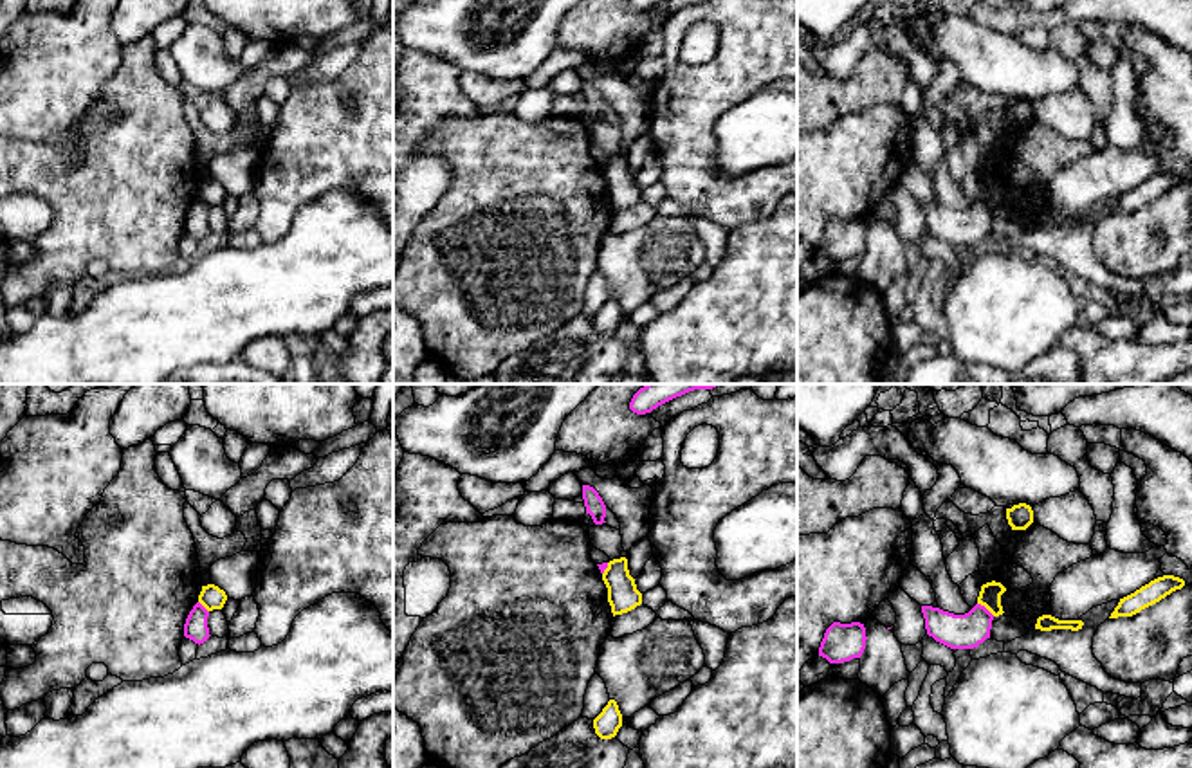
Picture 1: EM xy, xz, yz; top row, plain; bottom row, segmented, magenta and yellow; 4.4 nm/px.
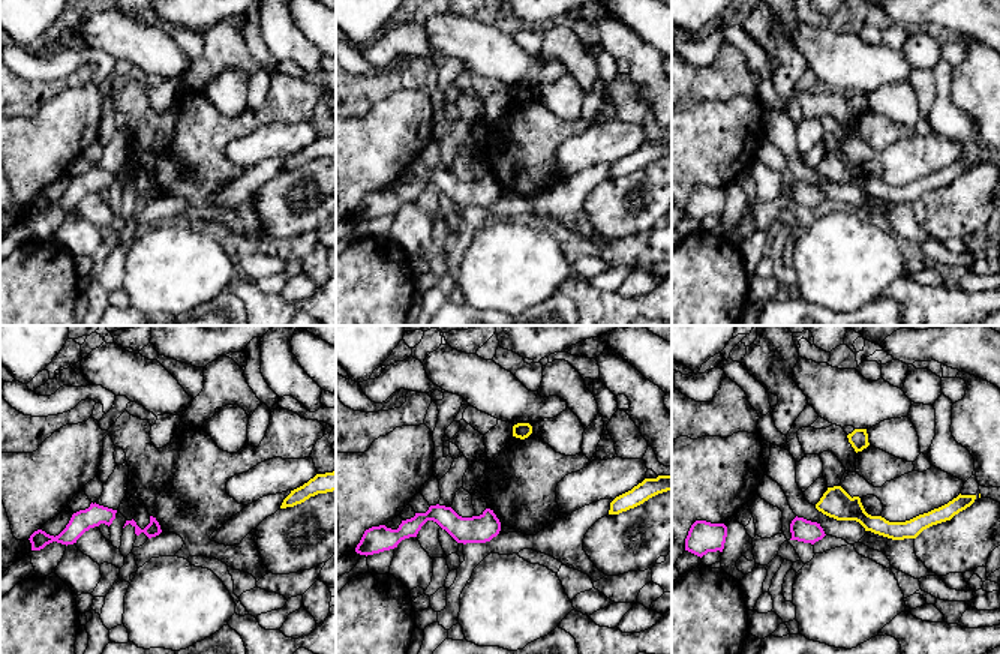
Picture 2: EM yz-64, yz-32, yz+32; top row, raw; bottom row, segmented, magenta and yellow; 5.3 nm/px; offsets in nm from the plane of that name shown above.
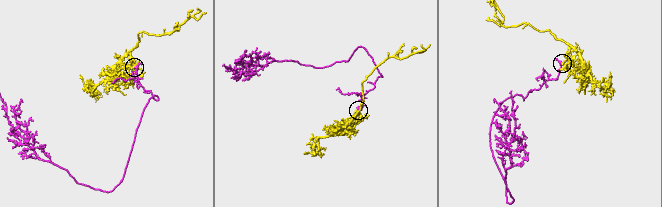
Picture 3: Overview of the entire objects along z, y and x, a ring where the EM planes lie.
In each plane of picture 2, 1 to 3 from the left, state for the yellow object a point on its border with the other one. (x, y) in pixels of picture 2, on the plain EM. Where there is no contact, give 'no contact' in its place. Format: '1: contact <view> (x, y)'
1: no contact
2: no contact
3: no contact

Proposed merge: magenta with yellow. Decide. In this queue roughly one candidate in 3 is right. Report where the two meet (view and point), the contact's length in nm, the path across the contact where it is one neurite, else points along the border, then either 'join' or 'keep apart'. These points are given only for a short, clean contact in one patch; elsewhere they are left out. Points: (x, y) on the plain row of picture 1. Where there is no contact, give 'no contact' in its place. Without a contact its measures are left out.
contact yz (985, 204); length 100 nm; border yz (978, 199), (994, 211); keep apart

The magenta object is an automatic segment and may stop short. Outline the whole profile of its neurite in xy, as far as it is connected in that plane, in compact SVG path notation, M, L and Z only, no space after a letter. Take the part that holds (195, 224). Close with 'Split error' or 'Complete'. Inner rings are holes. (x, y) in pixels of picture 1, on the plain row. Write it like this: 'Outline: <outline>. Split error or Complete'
Outline: M197 198L186 215L184 233L198 242L204 240L211 233L207 224L207 213L209 207L200 198Z. Complete

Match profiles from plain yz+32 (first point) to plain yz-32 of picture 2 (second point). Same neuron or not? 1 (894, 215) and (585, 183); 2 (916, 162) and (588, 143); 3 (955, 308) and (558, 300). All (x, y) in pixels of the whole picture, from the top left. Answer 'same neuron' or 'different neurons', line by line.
1: same neuron
2: same neuron
3: different neurons

